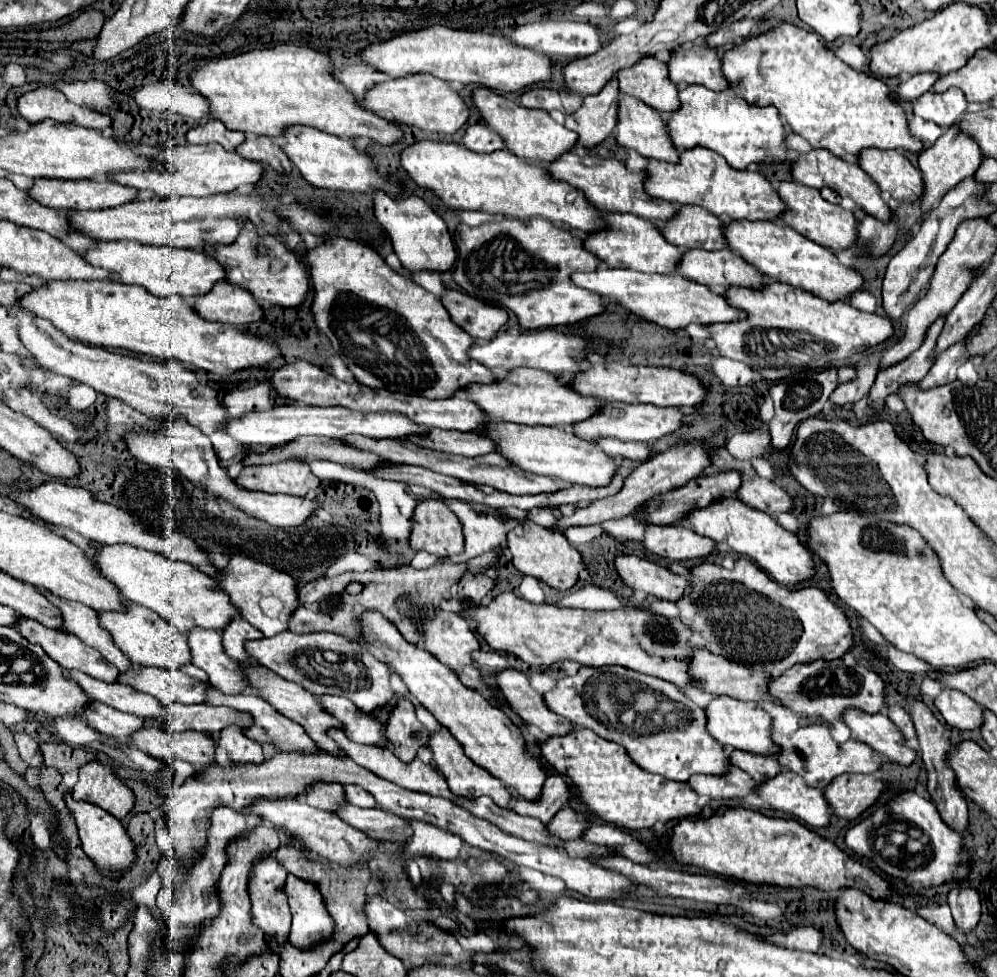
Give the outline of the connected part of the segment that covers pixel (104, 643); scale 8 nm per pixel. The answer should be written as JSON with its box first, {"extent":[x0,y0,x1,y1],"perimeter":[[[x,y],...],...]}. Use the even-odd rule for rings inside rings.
{"extent":[51,599,133,673],"perimeter":[[[51,599],[51,603],[55,603],[55,607],[63,611],[63,625],[69,633],[77,635],[85,645],[97,649],[109,663],[113,663],[119,669],[119,673],[133,671],[131,661],[113,643],[109,631],[105,631],[99,625],[99,617],[95,611],[91,611],[83,603],[75,603],[67,599]]]}

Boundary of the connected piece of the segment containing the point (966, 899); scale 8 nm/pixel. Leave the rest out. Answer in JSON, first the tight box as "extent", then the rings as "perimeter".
{"extent":[949,883,981,933],"perimeter":[[[967,883],[953,885],[949,893],[949,907],[953,911],[953,919],[957,927],[963,933],[969,933],[977,927],[981,915],[981,901],[979,901],[979,893],[971,889]]]}

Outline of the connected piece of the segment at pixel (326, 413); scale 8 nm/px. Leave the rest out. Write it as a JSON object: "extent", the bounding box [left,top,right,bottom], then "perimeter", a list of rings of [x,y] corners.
{"extent":[225,405,429,447],"perimeter":[[[277,405],[269,411],[249,413],[241,419],[233,419],[227,423],[225,433],[239,439],[245,445],[259,447],[283,447],[305,435],[321,435],[321,437],[347,437],[347,435],[363,435],[371,439],[411,439],[423,437],[429,433],[429,427],[417,425],[409,417],[401,413],[361,413],[345,407],[303,407],[303,405]]]}

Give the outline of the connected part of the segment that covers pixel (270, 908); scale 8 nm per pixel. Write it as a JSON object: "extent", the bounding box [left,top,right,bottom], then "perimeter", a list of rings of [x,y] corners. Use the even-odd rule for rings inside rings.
{"extent":[251,859,291,937],"perimeter":[[[263,859],[255,865],[255,871],[251,875],[251,903],[255,911],[255,923],[259,923],[259,927],[263,927],[263,931],[267,931],[269,937],[271,931],[283,931],[283,935],[289,935],[291,911],[287,905],[287,895],[283,893],[285,879],[287,873],[283,871],[283,867],[279,867],[277,859]]]}

